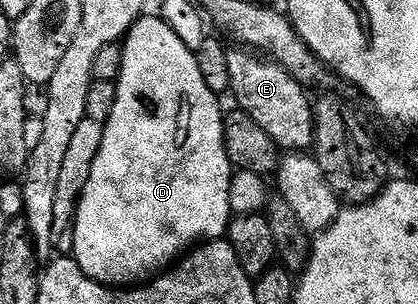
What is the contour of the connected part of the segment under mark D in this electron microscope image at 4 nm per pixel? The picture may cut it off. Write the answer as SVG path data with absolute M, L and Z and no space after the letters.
M143 16L139 18L138 21L134 23L134 27L132 27L132 29L126 33L124 45L122 46L122 52L122 71L120 72L116 81L116 85L118 87L118 91L116 92L116 104L112 104L112 116L104 124L104 144L100 144L100 152L96 156L96 164L92 164L92 176L88 176L88 184L84 188L82 197L78 200L76 213L72 219L72 239L74 238L74 251L72 251L72 257L74 261L80 264L80 268L87 274L87 276L89 276L92 280L101 282L102 285L109 286L111 288L134 288L139 284L149 283L151 280L157 278L159 274L171 269L171 267L175 265L176 259L183 252L197 247L199 244L205 244L221 239L223 235L229 231L232 221L232 215L230 213L230 189L232 188L232 180L234 179L236 169L233 163L230 162L229 152L226 150L226 123L224 121L224 109L222 110L221 104L218 103L221 102L219 95L214 94L212 92L212 88L208 88L208 84L204 80L204 72L200 72L200 64L198 63L197 53L195 53L193 50L190 50L188 48L188 44L184 44L184 40L180 40L180 36L176 36L176 32L172 32L172 28L168 28L168 24L165 22L165 20L160 16L154 16L154 18Z

